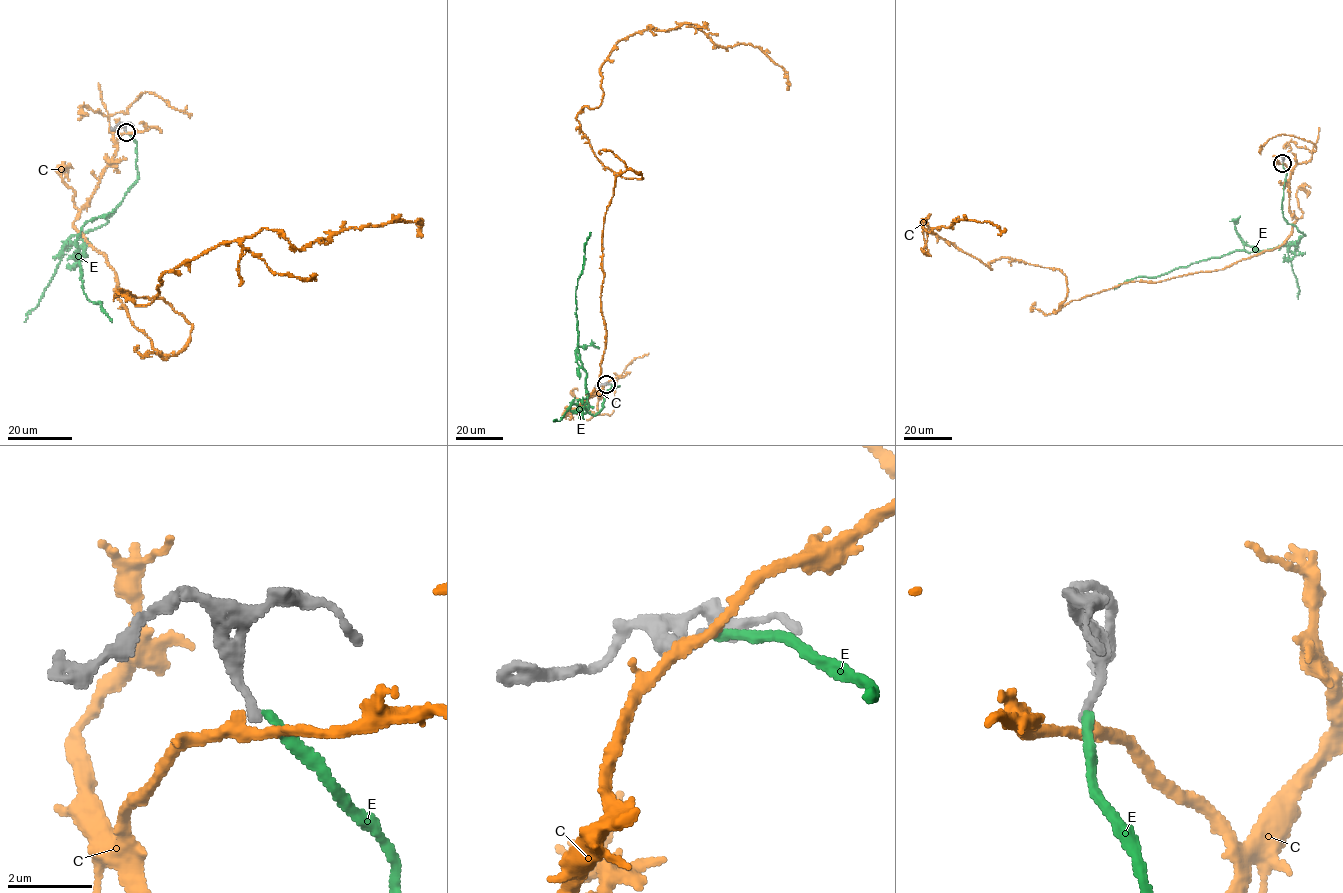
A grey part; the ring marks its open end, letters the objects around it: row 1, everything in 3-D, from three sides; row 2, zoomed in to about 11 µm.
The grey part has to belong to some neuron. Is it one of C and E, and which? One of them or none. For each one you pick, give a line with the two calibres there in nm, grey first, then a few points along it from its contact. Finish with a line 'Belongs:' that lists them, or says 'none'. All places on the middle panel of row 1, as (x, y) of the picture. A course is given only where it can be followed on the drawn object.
Belongs: none

